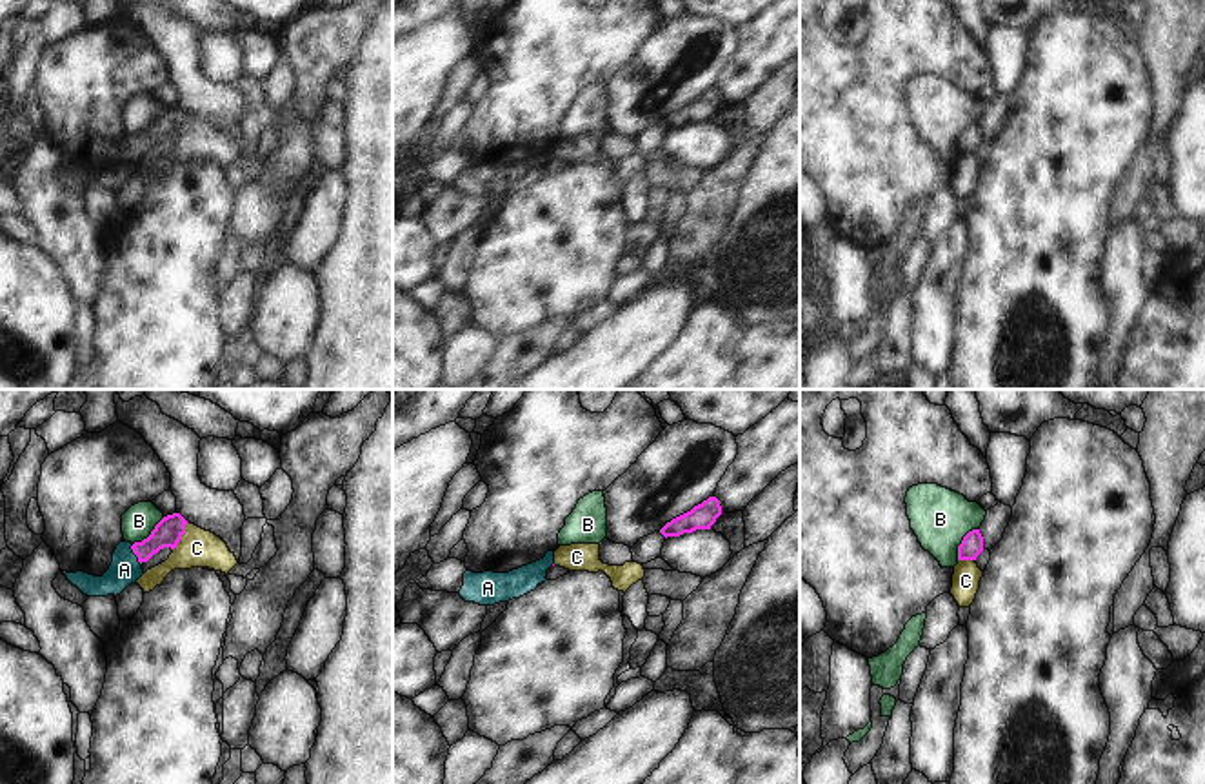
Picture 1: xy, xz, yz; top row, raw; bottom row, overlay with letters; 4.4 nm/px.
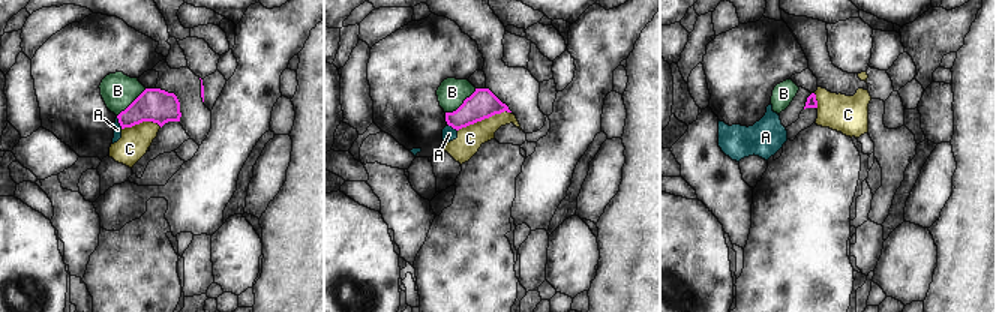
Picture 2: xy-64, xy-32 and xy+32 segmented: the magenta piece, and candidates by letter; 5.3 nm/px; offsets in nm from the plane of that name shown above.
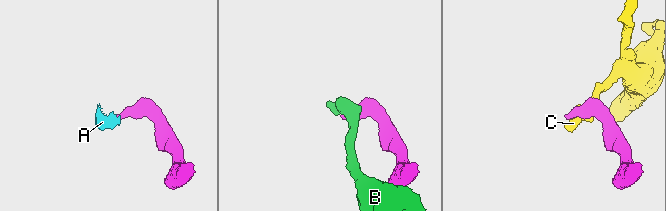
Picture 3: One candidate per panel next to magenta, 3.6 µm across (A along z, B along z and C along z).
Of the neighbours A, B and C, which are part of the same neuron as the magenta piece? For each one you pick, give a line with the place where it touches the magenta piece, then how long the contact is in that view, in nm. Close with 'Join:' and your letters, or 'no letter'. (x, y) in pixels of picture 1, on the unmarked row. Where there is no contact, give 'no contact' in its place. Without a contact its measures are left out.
A: xy (137, 148) | 100 nm
Join: A

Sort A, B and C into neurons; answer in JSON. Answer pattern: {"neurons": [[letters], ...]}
{"neurons": [["A"], ["B"], ["C"]]}

